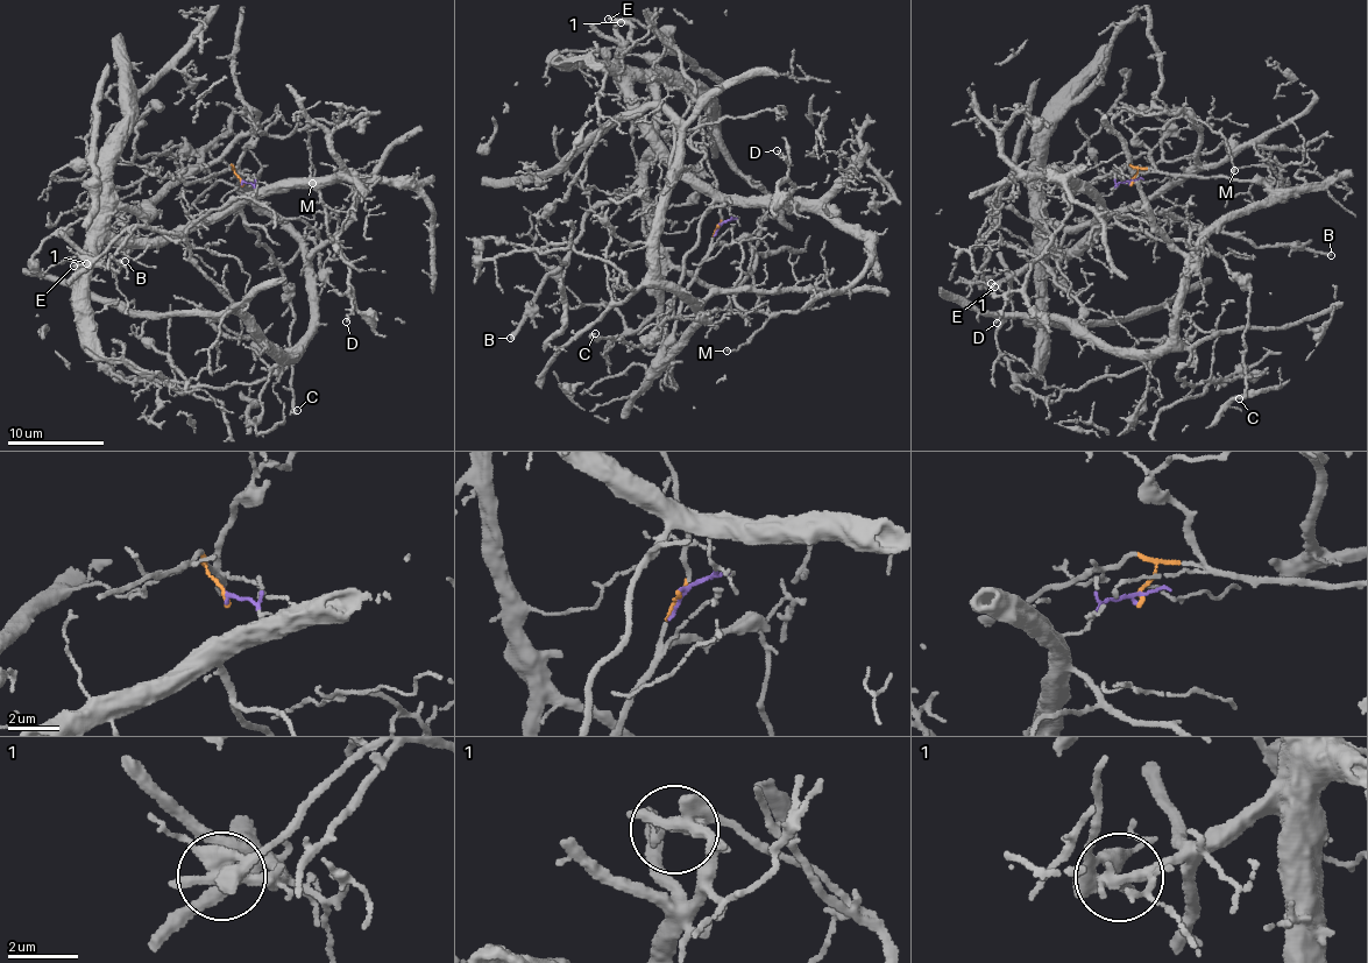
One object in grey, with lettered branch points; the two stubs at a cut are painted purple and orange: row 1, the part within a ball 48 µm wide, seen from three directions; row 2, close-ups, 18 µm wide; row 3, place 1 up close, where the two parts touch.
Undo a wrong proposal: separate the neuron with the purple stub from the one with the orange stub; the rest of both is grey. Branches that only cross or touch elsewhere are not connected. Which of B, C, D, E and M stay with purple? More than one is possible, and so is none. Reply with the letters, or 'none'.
B, C, D, E, M

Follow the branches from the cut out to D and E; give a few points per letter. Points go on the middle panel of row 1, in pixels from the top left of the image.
D: (720, 226), (732, 203), (796, 205), (787, 211), (793, 184), (778, 151)
E: (720, 226), (731, 216), (729, 203), (674, 160), (653, 133), (619, 61), (632, 27), (608, 19)

